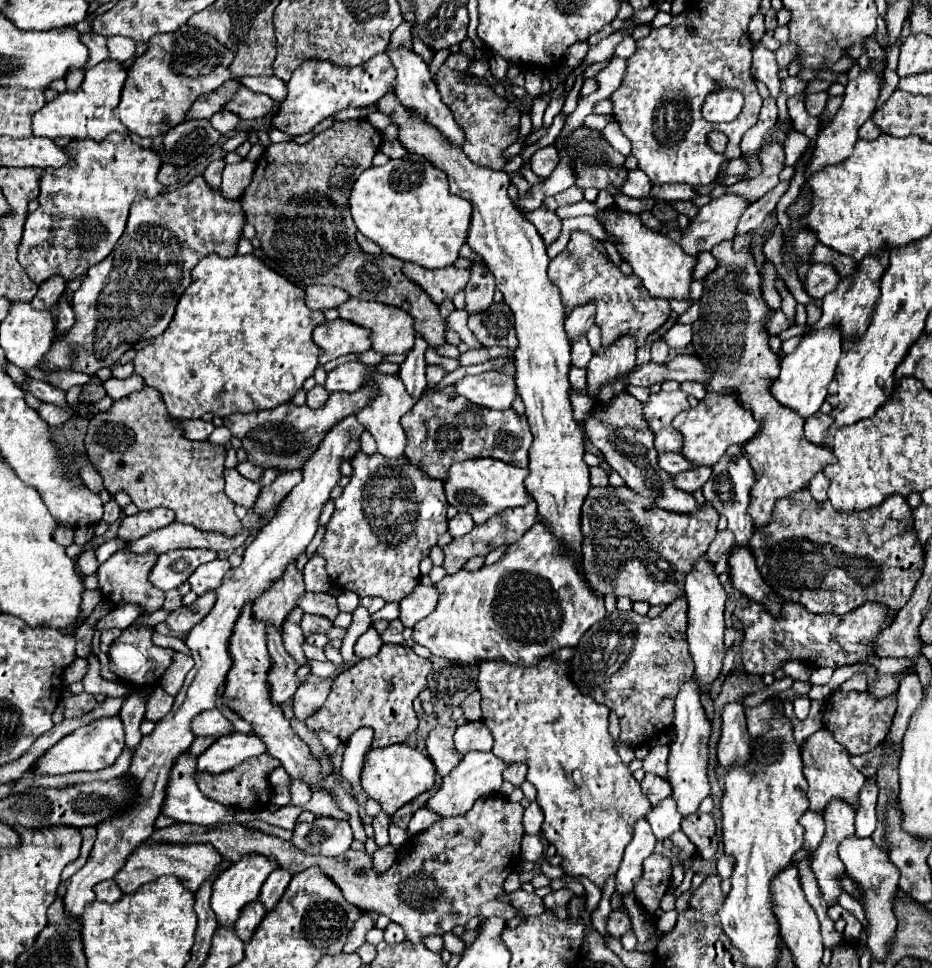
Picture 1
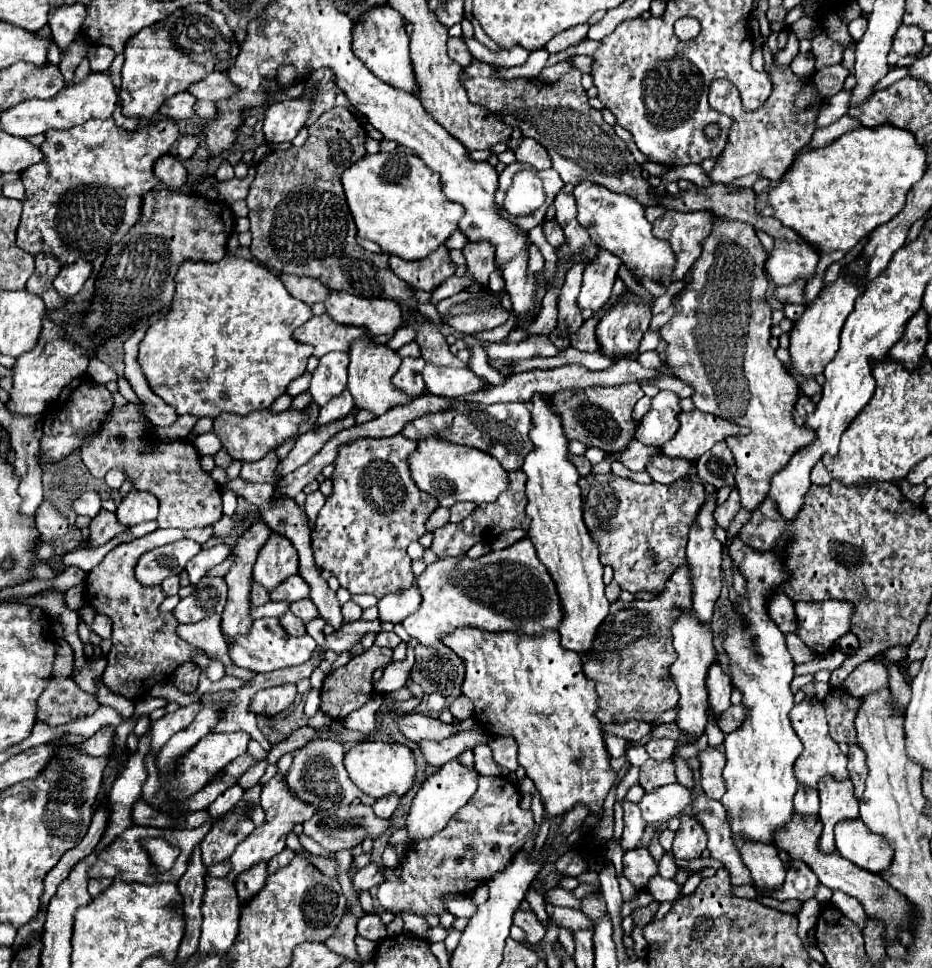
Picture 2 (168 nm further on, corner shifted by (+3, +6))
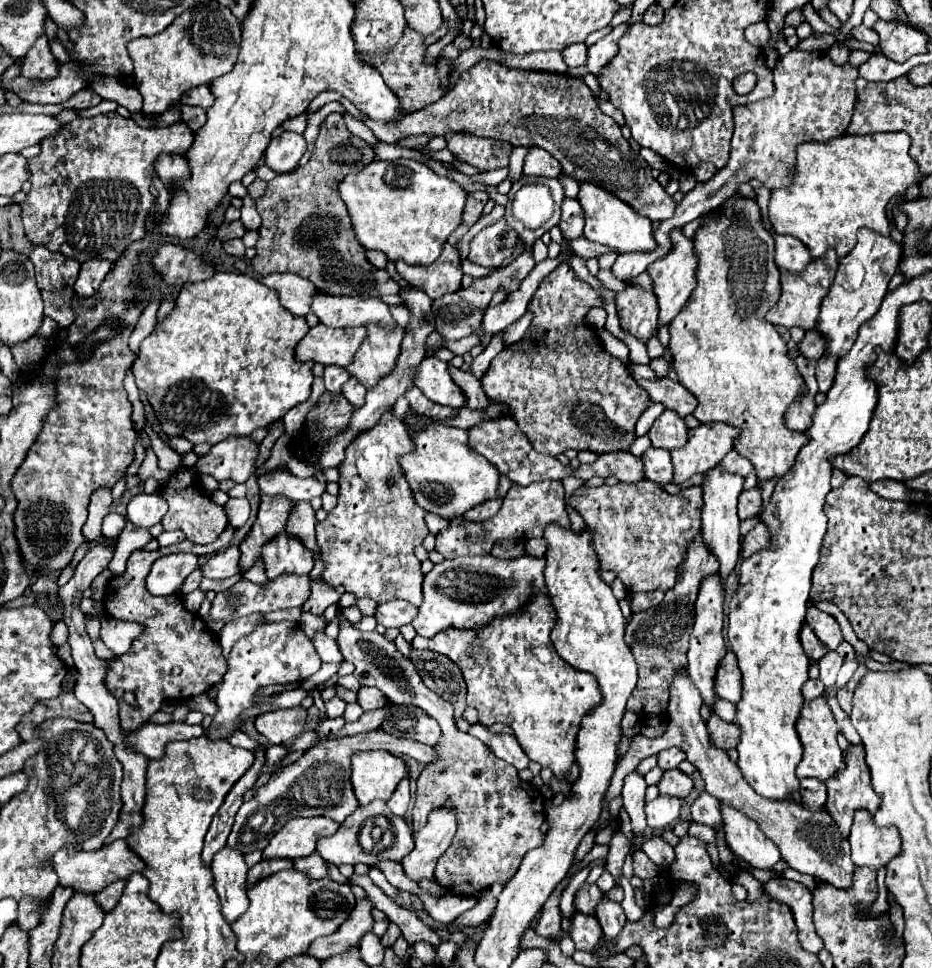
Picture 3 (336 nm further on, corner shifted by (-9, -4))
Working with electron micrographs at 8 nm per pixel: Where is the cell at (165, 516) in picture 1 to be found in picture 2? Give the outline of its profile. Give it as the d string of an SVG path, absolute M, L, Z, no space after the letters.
M131 490L117 506L117 520L125 526L135 526L147 520L155 520L157 510L159 502L153 494L143 490Z

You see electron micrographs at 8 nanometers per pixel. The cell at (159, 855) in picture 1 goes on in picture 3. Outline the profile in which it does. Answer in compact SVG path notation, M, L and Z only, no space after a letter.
M115 840L99 850L93 852L79 852L73 858L67 856L67 852L57 852L55 860L53 860L55 872L59 874L59 884L61 886L71 886L79 892L101 892L105 886L109 886L115 880L121 878L129 878L135 870L141 872L143 870L143 860L129 848L127 840Z

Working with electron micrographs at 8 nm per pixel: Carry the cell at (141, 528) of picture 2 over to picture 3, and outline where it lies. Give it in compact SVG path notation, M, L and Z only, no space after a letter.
M161 532L161 534L157 536L159 546L171 546L171 544L175 544L175 542L181 542L181 540L185 540L183 532Z

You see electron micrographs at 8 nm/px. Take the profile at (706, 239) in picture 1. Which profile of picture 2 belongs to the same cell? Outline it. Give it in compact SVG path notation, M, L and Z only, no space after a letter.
M667 210L661 218L653 222L653 234L661 240L667 240L675 254L675 278L671 278L671 282L659 282L659 284L669 286L685 278L693 262L699 258L701 242L711 234L713 226L711 216L713 214L705 210L687 214Z

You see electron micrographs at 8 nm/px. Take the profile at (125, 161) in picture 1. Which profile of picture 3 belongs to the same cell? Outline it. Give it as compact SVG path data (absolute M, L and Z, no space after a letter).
M117 112L73 120L67 132L59 132L59 136L43 140L41 154L29 160L33 188L21 204L25 236L33 246L45 246L51 252L75 258L79 264L91 258L115 262L129 244L147 234L147 220L153 208L157 206L159 214L163 214L169 206L171 194L155 174L155 160L163 152L185 154L191 144L193 132L185 122L177 122L167 128L141 128L135 120L123 118Z

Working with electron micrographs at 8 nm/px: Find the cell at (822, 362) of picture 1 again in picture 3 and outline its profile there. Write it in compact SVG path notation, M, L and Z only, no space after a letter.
M869 228L859 230L857 238L857 246L851 250L851 254L839 262L833 286L821 304L821 314L815 330L827 342L827 356L845 356L851 350L857 340L859 326L875 316L887 294L889 280L897 272L897 262L901 256L901 246L897 242L893 242L889 236L879 236Z

